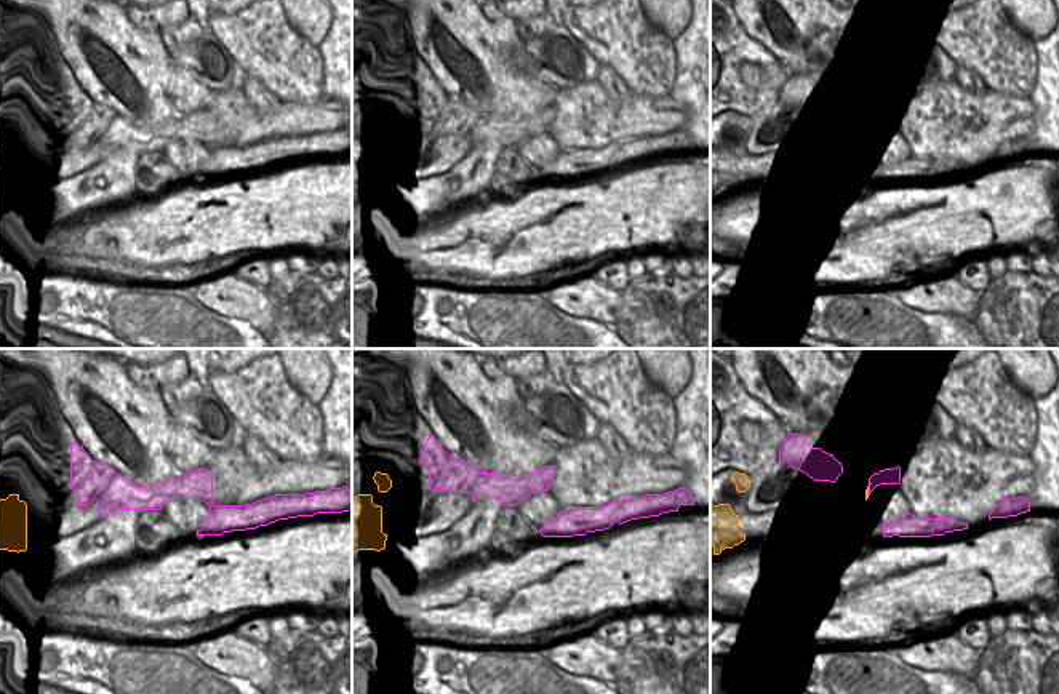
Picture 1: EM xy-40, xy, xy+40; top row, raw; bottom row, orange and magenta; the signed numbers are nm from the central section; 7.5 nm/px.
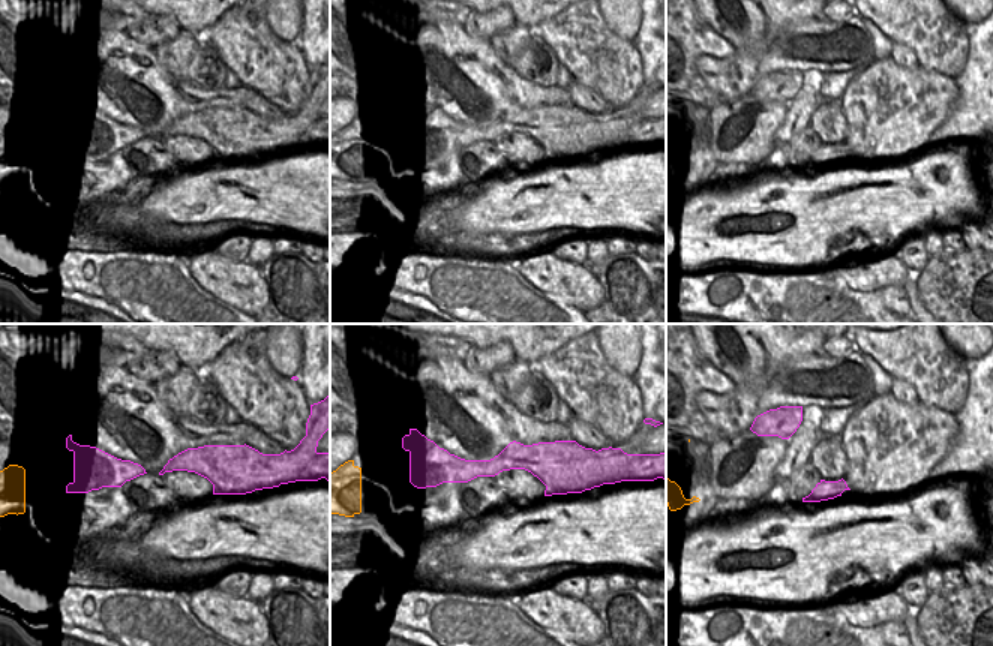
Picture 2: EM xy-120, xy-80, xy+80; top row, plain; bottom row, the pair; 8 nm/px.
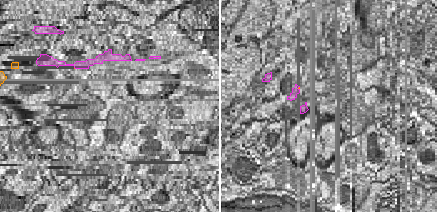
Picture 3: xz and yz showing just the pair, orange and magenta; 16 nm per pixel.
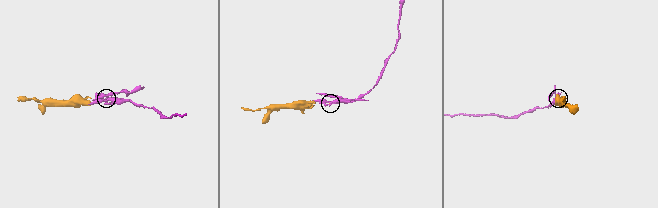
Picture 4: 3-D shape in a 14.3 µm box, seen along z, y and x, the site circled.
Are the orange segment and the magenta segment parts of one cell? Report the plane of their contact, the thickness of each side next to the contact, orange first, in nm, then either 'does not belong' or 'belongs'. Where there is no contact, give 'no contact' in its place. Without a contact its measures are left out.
meets orange in xy+40; 20 nm thick on the orange side, 120 nm on the other; does not belong

